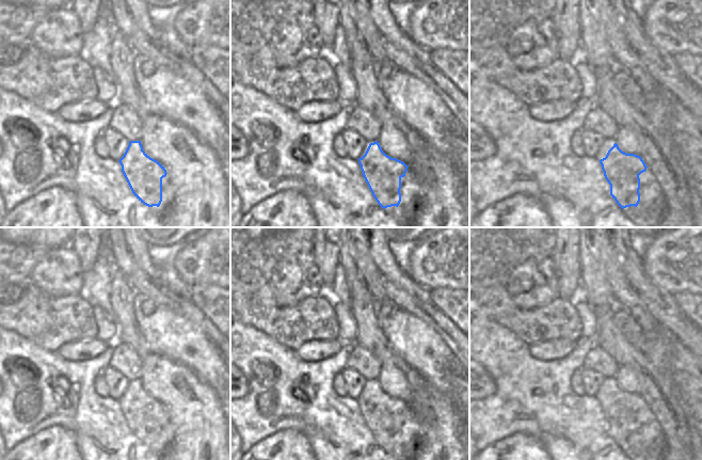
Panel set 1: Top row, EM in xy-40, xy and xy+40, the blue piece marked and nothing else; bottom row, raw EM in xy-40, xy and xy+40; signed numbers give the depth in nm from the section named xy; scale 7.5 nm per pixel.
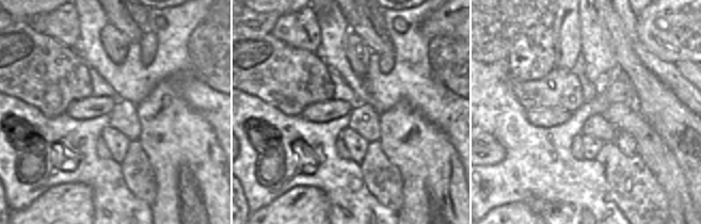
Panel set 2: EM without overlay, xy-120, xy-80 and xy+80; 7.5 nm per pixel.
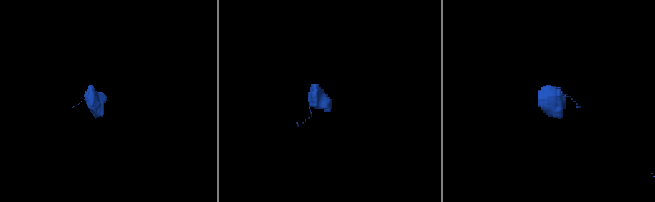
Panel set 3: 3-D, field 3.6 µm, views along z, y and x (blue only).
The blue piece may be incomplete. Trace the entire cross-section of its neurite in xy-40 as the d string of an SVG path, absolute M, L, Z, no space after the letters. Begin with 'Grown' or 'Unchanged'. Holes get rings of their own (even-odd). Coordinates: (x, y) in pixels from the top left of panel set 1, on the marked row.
Unchanged. M130 141L118 162L134 196L148 207L159 207L162 178L167 174L164 166L143 150L141 141Z

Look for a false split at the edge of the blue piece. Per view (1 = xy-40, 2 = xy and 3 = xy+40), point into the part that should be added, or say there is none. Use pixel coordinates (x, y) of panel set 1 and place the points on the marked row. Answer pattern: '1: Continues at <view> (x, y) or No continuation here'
1: No continuation here
2: No continuation here
3: No continuation here

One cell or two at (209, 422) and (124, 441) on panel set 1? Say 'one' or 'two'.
two

